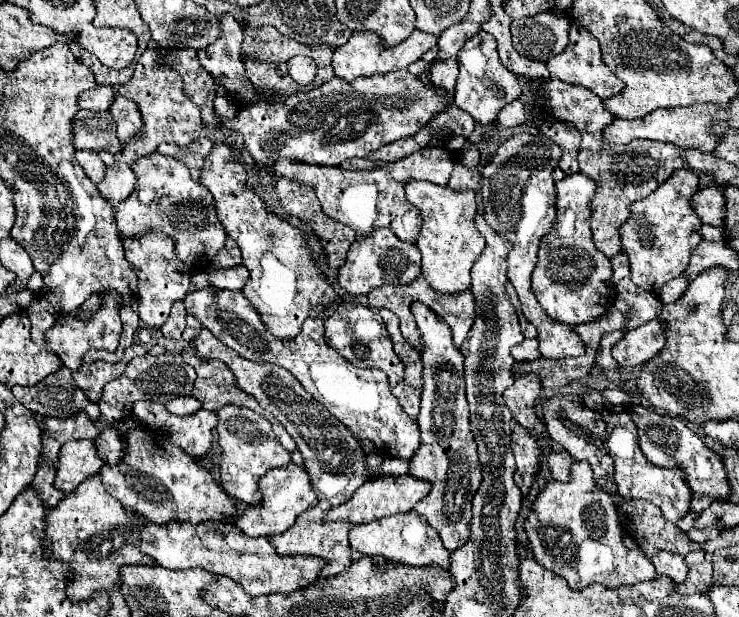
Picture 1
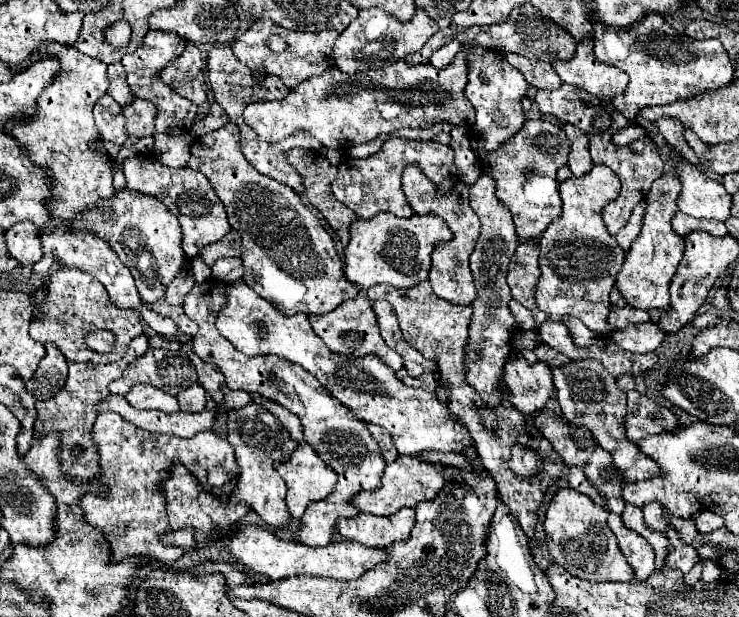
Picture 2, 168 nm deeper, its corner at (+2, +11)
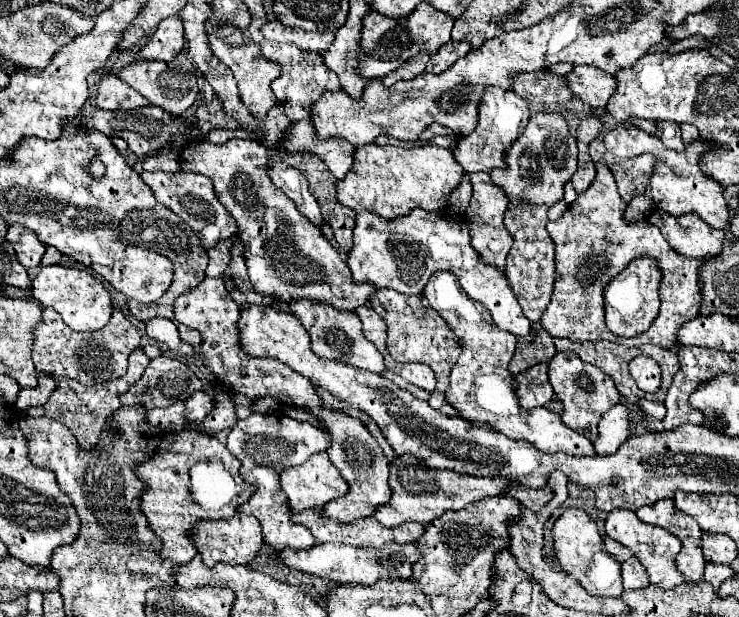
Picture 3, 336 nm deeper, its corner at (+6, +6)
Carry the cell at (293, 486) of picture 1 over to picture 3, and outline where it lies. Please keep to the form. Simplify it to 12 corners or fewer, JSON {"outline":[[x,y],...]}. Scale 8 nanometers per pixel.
{"outline":[[312,454],[280,472],[294,514],[346,494],[346,480]]}

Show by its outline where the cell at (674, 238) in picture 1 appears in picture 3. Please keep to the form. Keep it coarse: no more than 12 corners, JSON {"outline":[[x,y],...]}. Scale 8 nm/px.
{"outline":[[632,260],[604,290],[606,326],[646,332],[660,308],[662,270]]}

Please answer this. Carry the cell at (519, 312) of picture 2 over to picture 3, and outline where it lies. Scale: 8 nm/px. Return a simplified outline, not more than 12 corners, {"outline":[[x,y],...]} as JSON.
{"outline":[[454,210],[386,222],[360,212],[354,282],[420,294],[458,276],[492,320],[522,338],[506,276],[478,260]]}

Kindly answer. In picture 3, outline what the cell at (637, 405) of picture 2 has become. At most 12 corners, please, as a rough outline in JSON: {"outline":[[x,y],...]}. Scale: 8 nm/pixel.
{"outline":[[626,404],[612,406],[598,424],[598,454],[614,454],[630,438]]}

